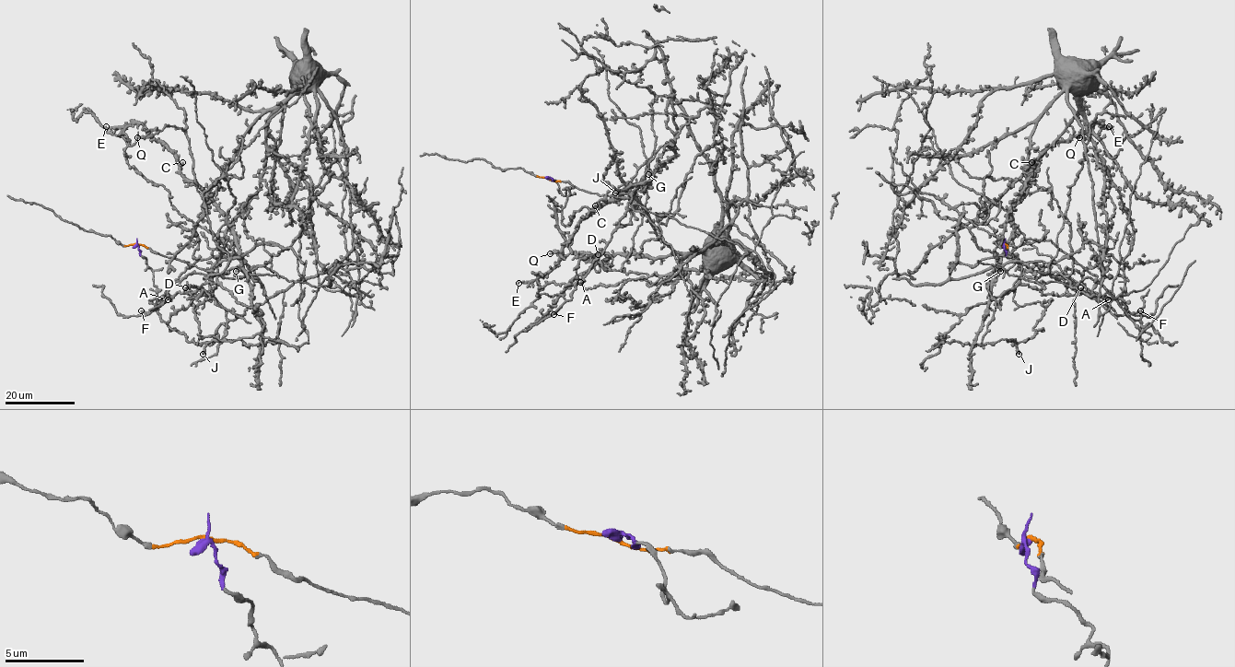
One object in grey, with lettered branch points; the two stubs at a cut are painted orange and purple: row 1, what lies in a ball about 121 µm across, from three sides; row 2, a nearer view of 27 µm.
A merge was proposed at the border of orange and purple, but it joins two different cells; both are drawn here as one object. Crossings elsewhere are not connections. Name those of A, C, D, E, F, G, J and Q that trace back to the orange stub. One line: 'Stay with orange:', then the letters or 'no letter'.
Stay with orange: no letter

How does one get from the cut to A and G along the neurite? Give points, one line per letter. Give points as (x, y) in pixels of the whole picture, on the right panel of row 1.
A: (1005, 244), (1022, 270), (1013, 299), (1052, 299), (1036, 333), (946, 342), (968, 308), (1019, 284), (1108, 298)
G: (1005, 244), (1022, 270), (1013, 299), (1052, 299), (1026, 342), (973, 345), (1000, 271)

